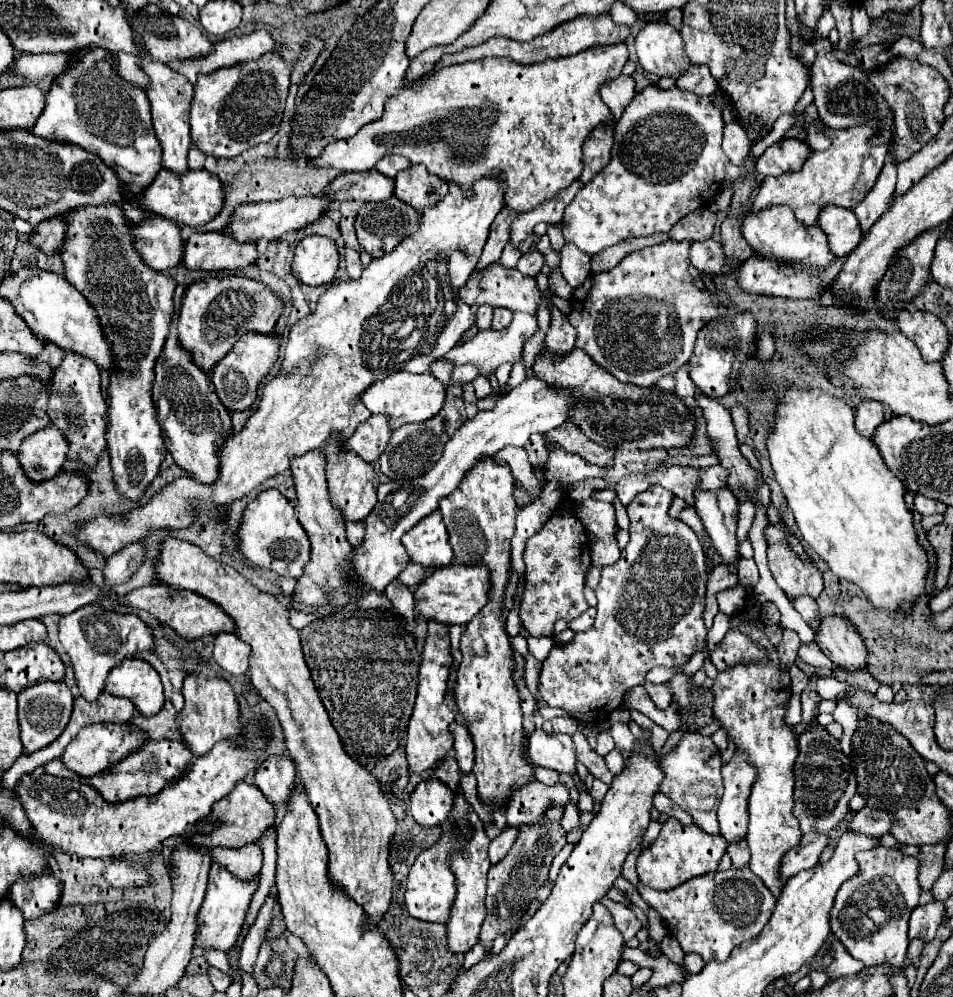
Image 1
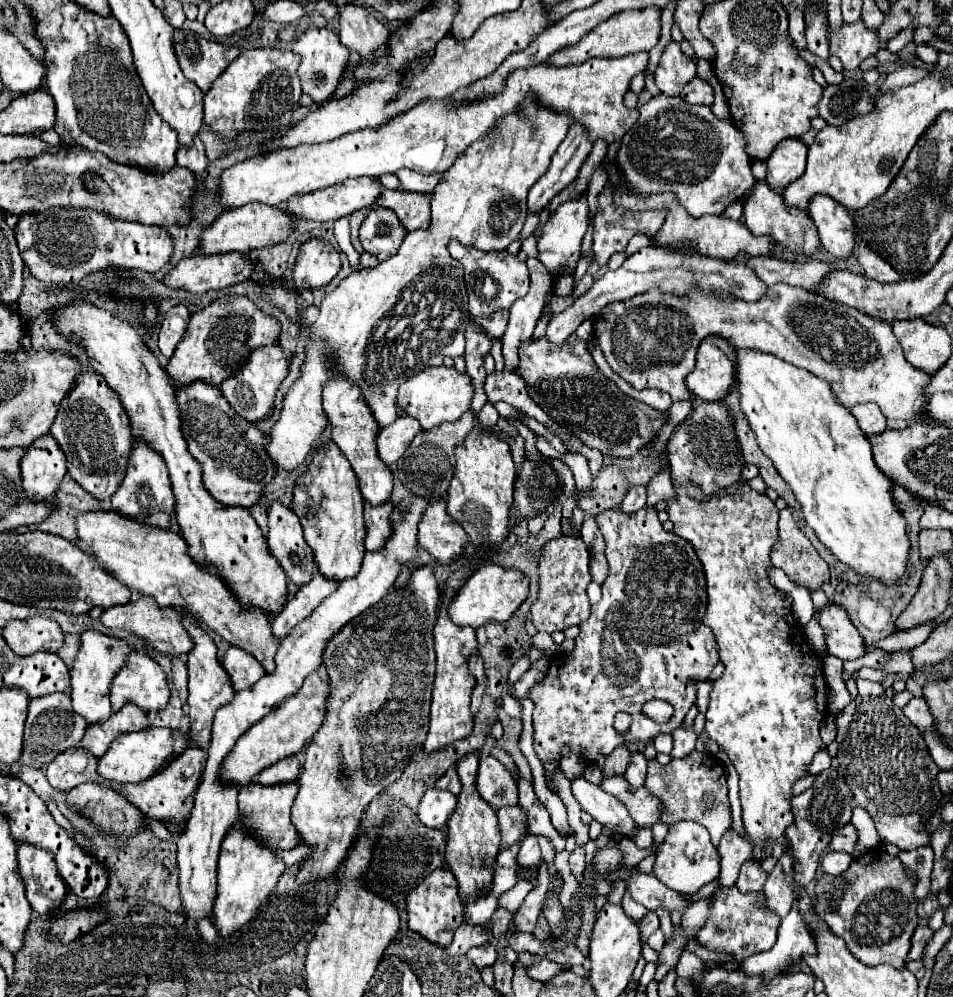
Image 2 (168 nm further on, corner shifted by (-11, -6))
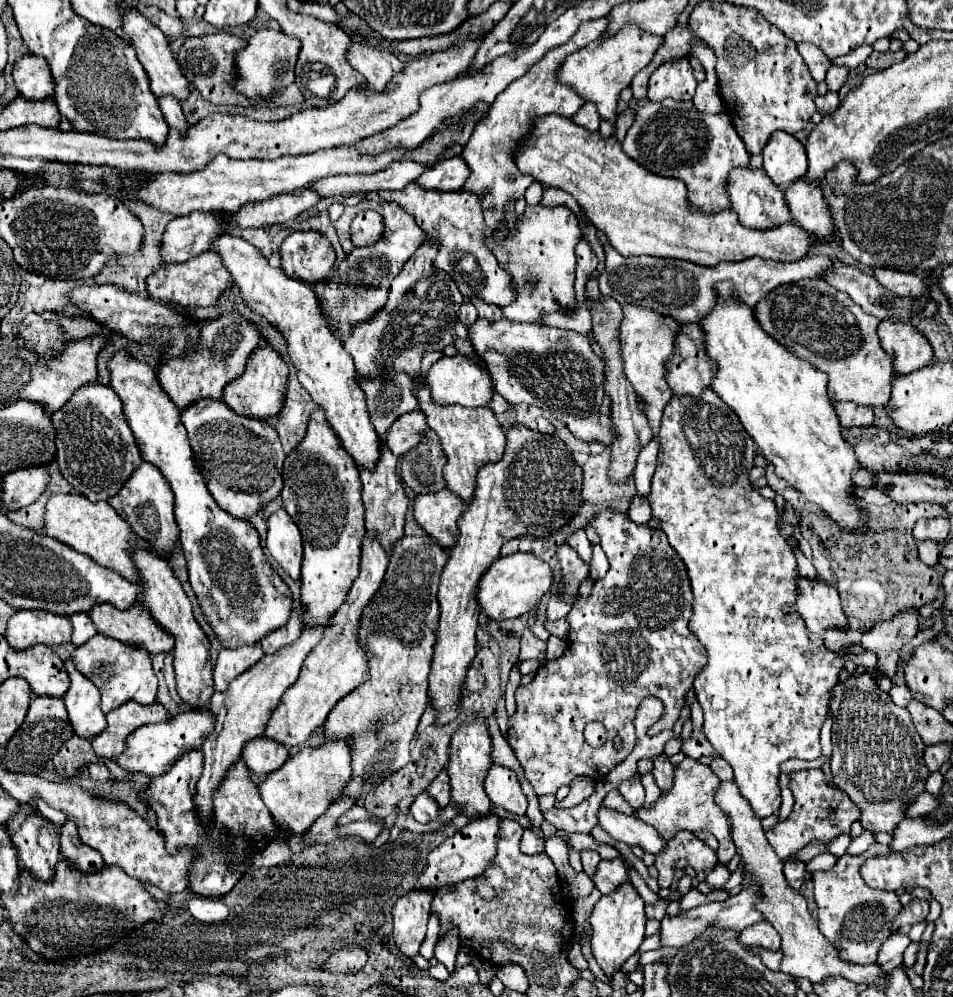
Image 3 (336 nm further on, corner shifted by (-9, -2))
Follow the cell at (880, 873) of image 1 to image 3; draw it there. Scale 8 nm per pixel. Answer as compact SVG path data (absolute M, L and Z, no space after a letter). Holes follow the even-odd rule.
M867 854L841 856L831 870L813 872L815 902L819 906L819 930L837 948L839 958L851 964L873 964L879 946L889 938L889 926L901 910L895 892L873 890L861 880L859 868Z

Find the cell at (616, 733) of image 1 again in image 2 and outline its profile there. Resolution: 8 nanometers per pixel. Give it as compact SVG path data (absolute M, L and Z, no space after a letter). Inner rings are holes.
M631 752L631 762L625 770L625 778L631 786L639 788L645 782L645 774L647 774L647 758L643 756L643 752Z

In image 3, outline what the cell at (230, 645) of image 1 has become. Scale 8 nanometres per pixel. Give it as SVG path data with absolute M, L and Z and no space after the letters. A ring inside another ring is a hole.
M241 646L241 648L223 648L217 656L215 668L213 668L213 686L217 692L227 690L229 682L249 670L253 664L257 664L263 658L261 646Z

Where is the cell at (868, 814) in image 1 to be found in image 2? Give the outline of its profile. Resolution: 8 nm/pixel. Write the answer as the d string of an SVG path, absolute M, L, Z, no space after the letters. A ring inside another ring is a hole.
M847 824L843 828L839 828L833 838L831 838L831 850L843 850L847 854L853 854L853 850L857 848L857 828L853 824Z

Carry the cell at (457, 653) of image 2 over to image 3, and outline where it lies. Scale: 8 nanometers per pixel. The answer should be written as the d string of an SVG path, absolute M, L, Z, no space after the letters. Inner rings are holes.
M513 424L507 430L503 458L479 468L473 498L467 502L467 508L457 522L459 538L443 568L439 584L441 618L429 674L429 692L437 722L445 724L457 718L459 686L469 662L475 658L473 647L479 626L477 586L481 576L499 558L503 542L521 536L547 538L563 528L581 506L581 488L583 470L573 460L565 442L553 434L541 434L521 424Z

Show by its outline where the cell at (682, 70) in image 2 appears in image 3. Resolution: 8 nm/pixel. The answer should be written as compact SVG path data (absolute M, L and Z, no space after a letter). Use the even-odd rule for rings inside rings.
M689 60L681 62L667 62L665 66L657 68L649 80L649 94L651 102L663 102L665 98L673 100L691 100L697 88L697 80L691 72Z

